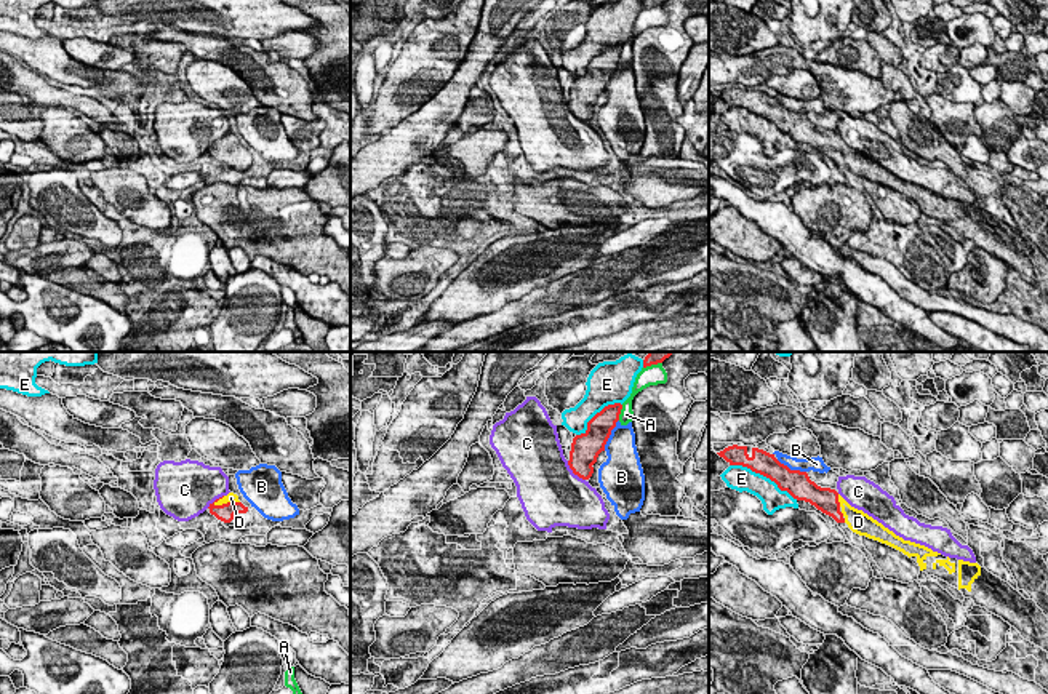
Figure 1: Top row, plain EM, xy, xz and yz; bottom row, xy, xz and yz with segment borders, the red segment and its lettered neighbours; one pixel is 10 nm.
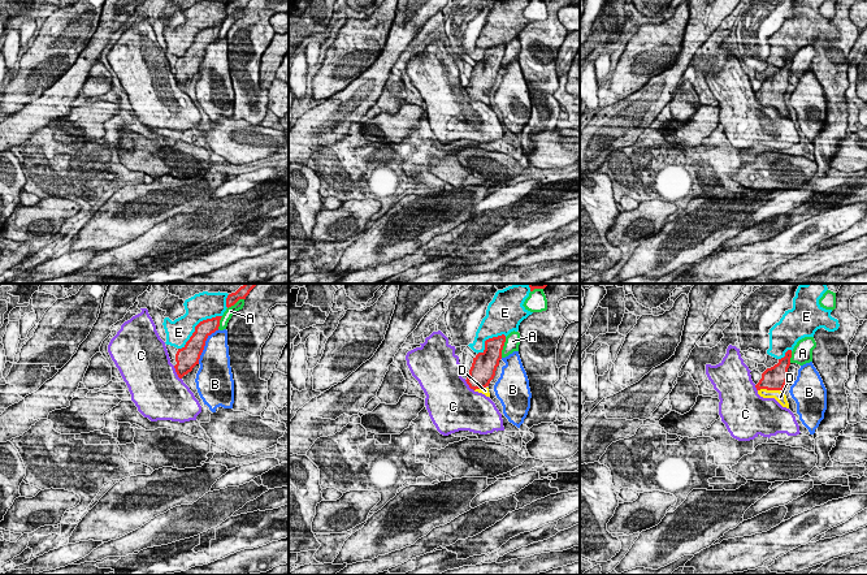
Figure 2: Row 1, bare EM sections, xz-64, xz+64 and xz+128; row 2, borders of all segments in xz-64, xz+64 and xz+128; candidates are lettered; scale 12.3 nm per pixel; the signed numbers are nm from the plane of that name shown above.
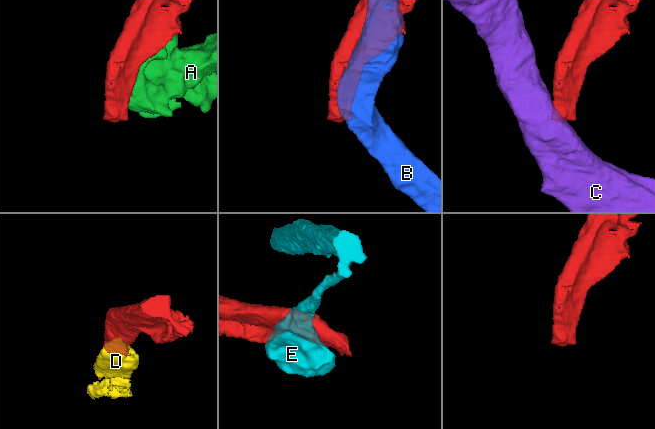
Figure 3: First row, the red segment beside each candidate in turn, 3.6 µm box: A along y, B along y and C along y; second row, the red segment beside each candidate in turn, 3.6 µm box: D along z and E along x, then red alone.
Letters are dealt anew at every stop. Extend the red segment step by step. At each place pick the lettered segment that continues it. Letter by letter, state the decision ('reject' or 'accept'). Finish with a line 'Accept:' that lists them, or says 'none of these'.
A: reject
B: reject
C: reject
D: accept
E: reject
Accept: D

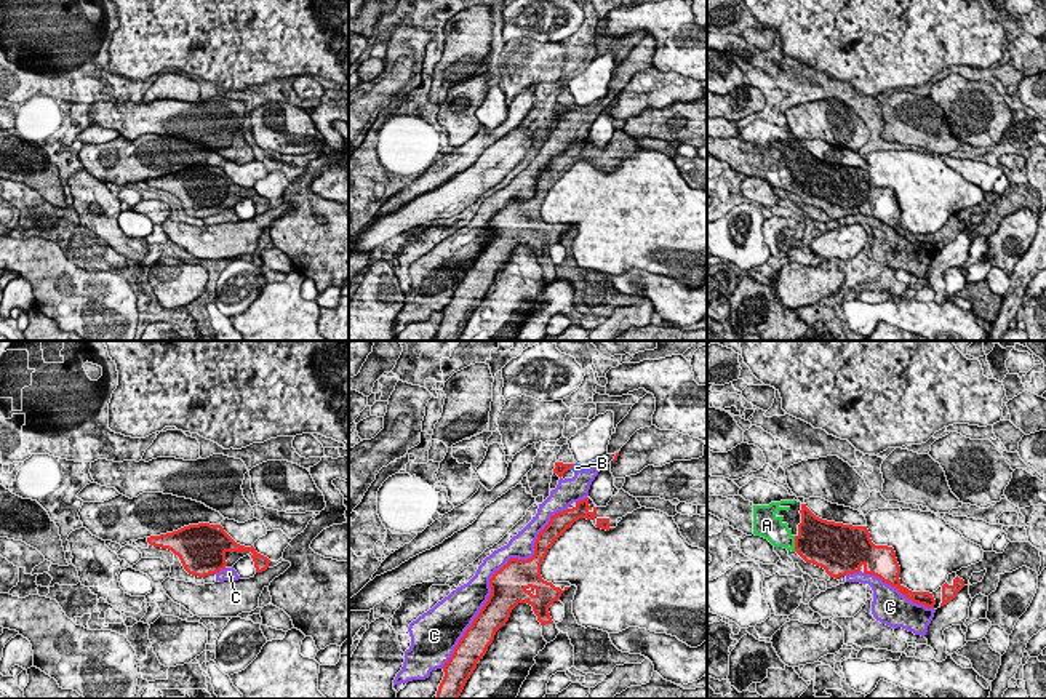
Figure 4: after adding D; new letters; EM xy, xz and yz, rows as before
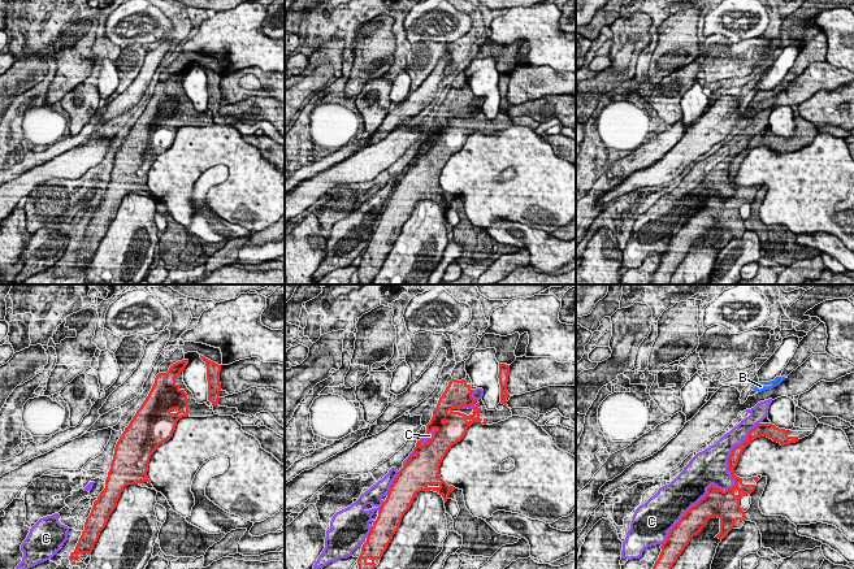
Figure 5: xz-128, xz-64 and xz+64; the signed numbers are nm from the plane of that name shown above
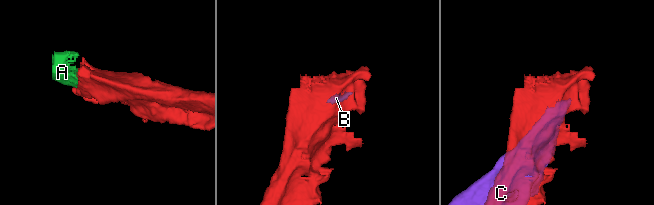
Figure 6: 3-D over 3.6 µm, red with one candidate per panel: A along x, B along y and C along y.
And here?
A: accept
B: reject
C: reject
Accept: A

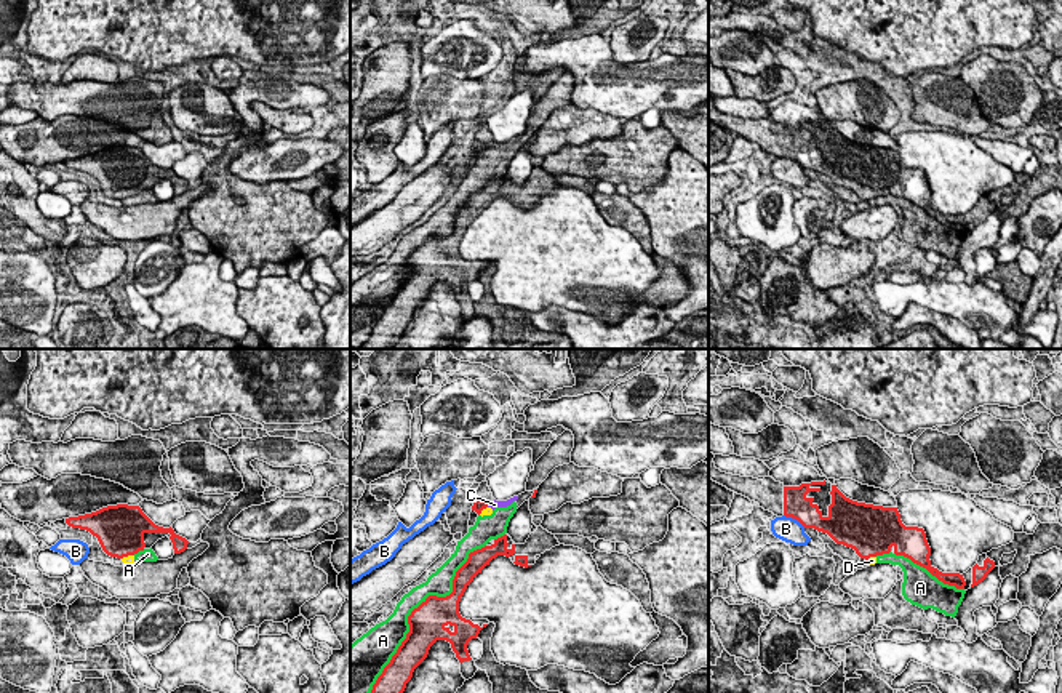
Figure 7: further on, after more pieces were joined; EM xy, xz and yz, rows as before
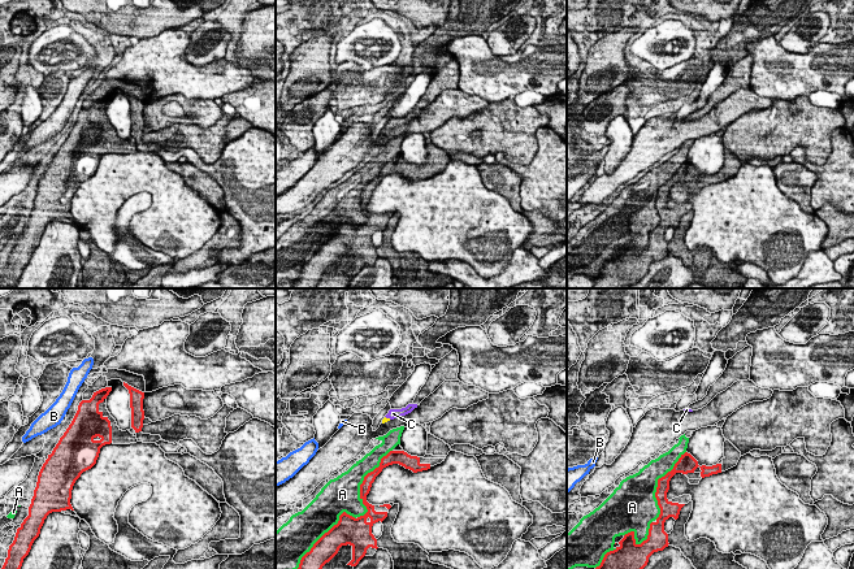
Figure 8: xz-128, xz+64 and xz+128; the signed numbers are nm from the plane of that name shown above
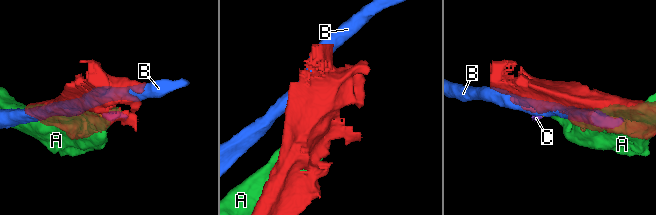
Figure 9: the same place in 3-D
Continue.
A: reject
B: reject
C: reject
D: reject
Accept: none of these

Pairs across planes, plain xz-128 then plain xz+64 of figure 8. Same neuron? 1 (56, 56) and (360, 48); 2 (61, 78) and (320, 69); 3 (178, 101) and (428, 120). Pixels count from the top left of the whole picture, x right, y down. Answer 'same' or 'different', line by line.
1: same
2: different
3: same

